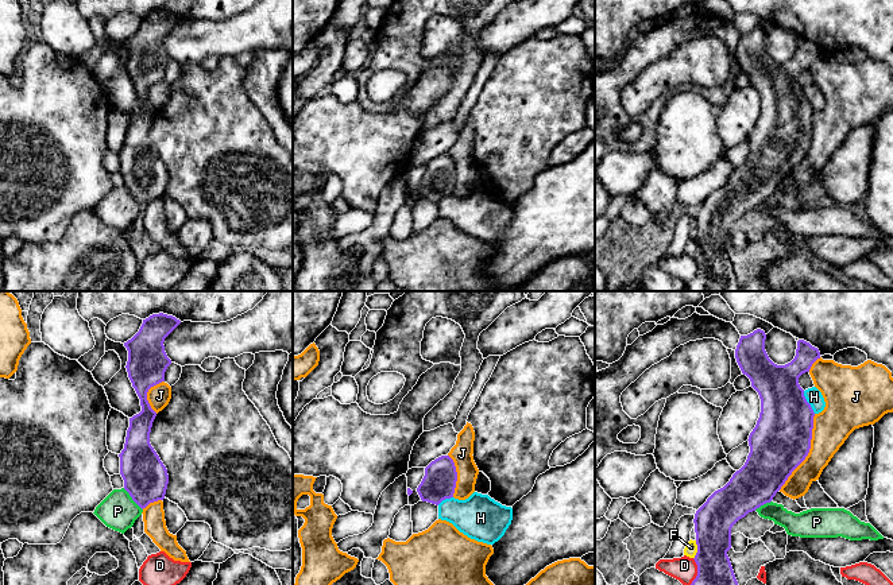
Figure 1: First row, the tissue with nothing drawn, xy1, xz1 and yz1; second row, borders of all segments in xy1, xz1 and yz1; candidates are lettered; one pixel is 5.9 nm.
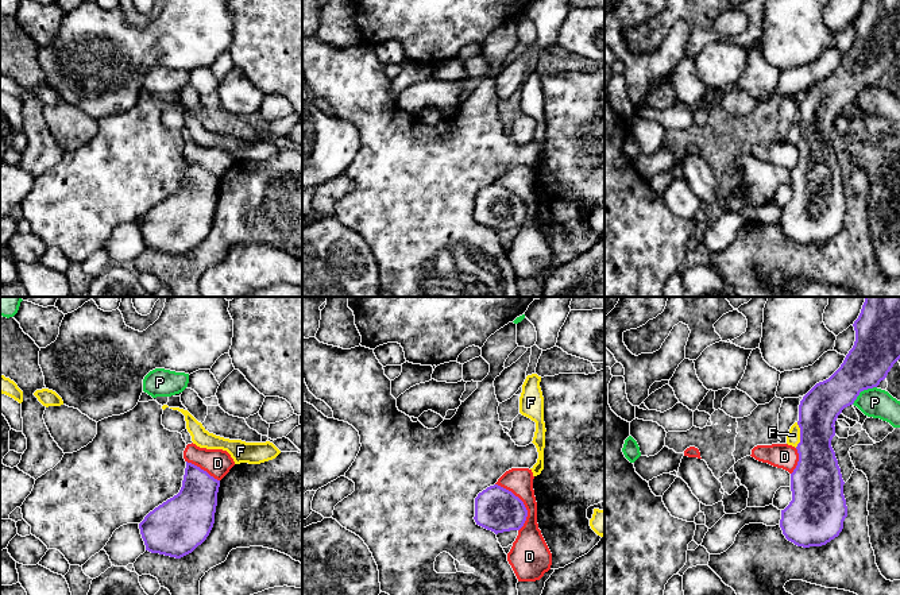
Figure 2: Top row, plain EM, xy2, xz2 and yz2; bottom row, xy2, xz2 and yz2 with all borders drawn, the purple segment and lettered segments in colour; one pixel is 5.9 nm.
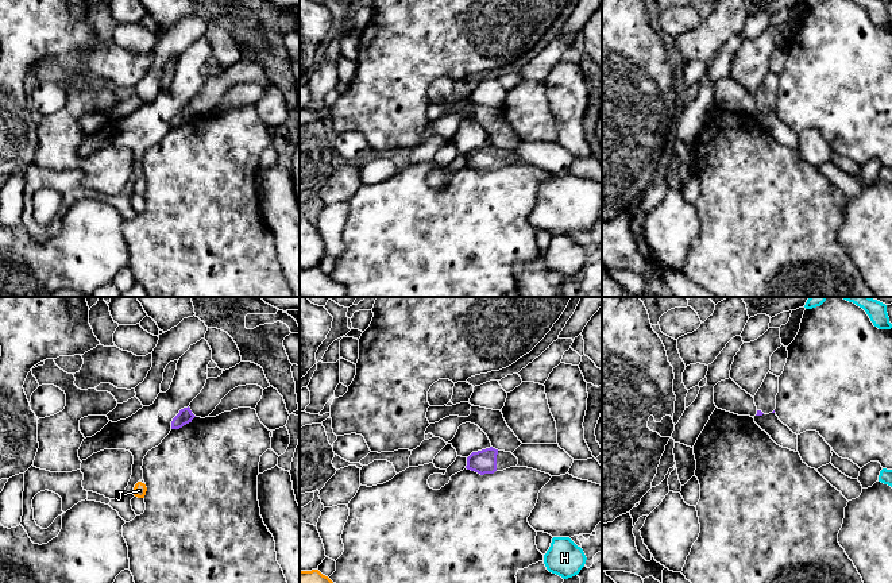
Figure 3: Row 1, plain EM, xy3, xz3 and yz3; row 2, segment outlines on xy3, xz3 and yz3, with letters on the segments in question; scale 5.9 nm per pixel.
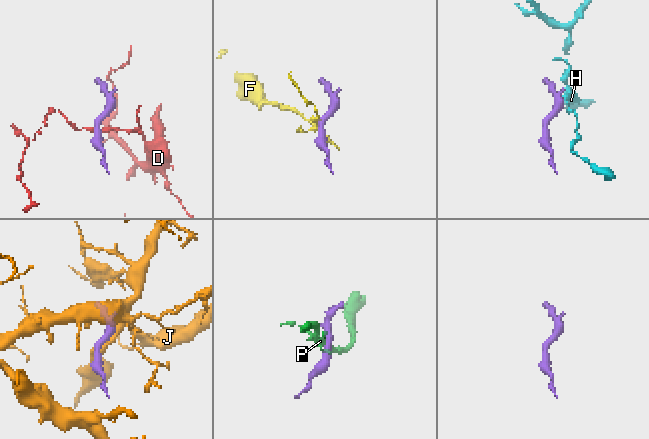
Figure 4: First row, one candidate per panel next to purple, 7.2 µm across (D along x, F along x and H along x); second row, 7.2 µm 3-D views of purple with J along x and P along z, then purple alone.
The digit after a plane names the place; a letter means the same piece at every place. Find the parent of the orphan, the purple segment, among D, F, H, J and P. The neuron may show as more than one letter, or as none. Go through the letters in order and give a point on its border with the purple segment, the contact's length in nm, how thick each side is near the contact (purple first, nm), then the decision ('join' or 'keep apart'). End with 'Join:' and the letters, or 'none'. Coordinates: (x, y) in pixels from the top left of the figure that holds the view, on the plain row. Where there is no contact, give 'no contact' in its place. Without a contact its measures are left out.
D: xz2 (522, 201) | 320 nm | 260/180 nm | keep apart
F: yz2 (800, 132) | 150 nm | 260/80 nm | keep apart
H: yz1 (807, 100) | 150 nm | 340/100 nm | keep apart
J: yz1 (808, 150) | 500 nm | 360/220 nm | keep apart
P: yz2 (862, 88) | 190 nm | 260/180 nm | keep apart
Join: none

